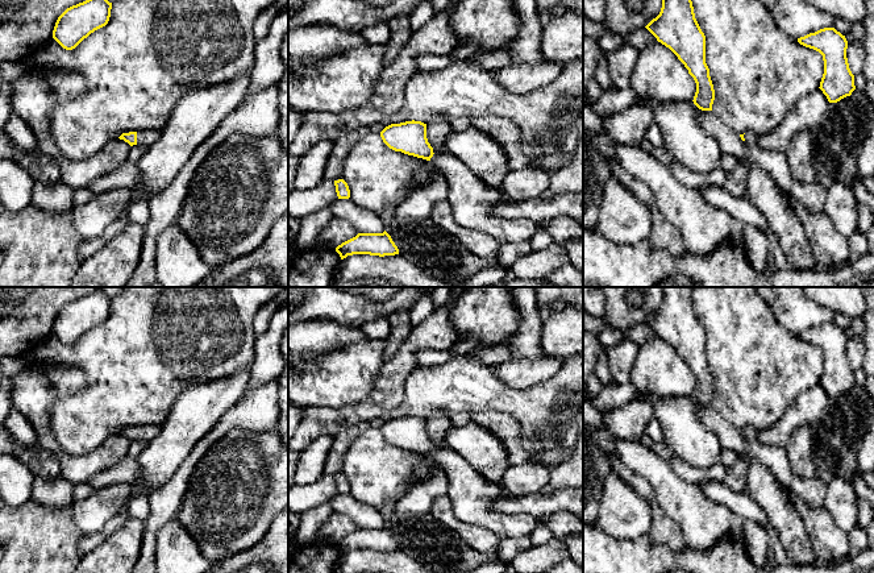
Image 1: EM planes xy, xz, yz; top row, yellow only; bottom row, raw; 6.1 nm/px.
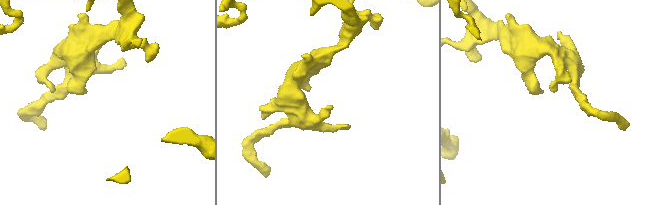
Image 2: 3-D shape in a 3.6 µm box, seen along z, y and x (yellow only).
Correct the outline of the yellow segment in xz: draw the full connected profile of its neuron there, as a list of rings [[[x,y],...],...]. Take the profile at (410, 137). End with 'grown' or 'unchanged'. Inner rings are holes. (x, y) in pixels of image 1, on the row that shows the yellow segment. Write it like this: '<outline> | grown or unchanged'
[[[415,120],[391,124],[380,132],[380,137],[390,149],[432,161],[440,169],[449,187],[446,202],[461,227],[487,233],[501,245],[530,241],[541,228],[529,220],[495,216],[494,207],[501,202],[501,192],[484,184],[457,158],[434,153],[426,138],[426,124]]] | grown

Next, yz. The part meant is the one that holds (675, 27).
[[[662,0],[659,14],[645,28],[678,57],[694,78],[694,104],[702,111],[712,111],[715,90],[706,63],[706,36],[695,18],[692,1]]] | unchanged

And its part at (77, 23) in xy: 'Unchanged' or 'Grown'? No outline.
Unchanged

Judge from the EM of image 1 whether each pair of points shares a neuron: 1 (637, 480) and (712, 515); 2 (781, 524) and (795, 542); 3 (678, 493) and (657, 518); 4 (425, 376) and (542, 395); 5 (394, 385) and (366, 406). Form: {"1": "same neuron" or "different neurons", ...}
{"1": "different neurons", "2": "same neuron", "3": "different neurons", "4": "same neuron", "5": "same neuron"}

